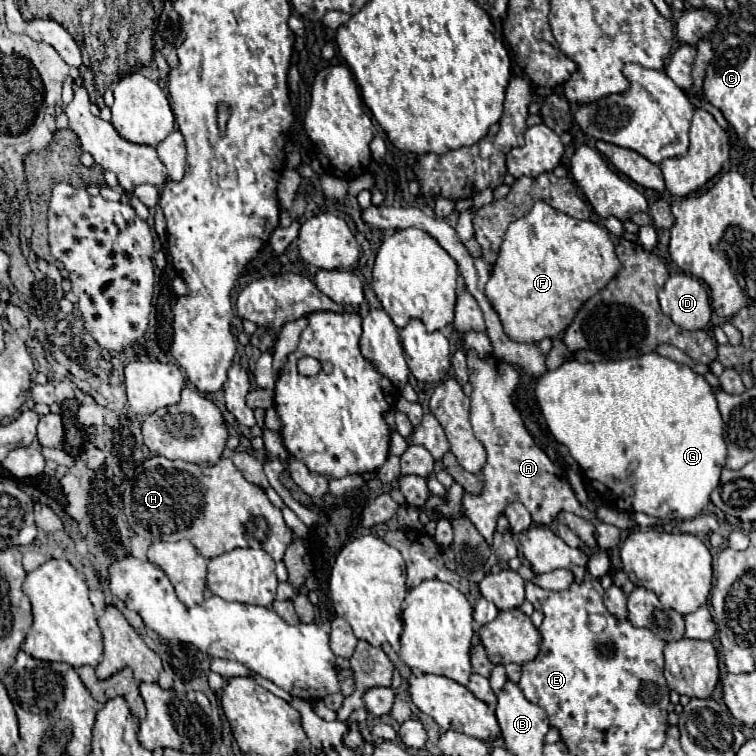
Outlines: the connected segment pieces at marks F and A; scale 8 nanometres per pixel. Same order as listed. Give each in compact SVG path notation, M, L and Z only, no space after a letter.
M536 202L532 210L510 224L500 246L498 260L486 282L486 298L498 312L504 332L516 342L540 342L544 338L560 336L580 310L580 306L598 294L618 272L620 260L614 252L614 242L608 230L590 220L576 220L564 212L554 210L546 202Z
M468 350L468 370L470 370L470 422L474 428L474 436L486 448L486 464L482 468L484 488L480 494L464 494L462 506L464 514L472 520L476 530L484 536L488 544L492 544L492 534L496 530L496 518L504 512L510 502L522 502L532 514L532 522L538 526L548 526L560 512L572 512L598 524L594 512L584 508L566 479L565 471L554 464L532 440L528 434L520 412L512 404L512 392L520 382L520 372L506 362L498 362L498 358L478 358L476 352Z

